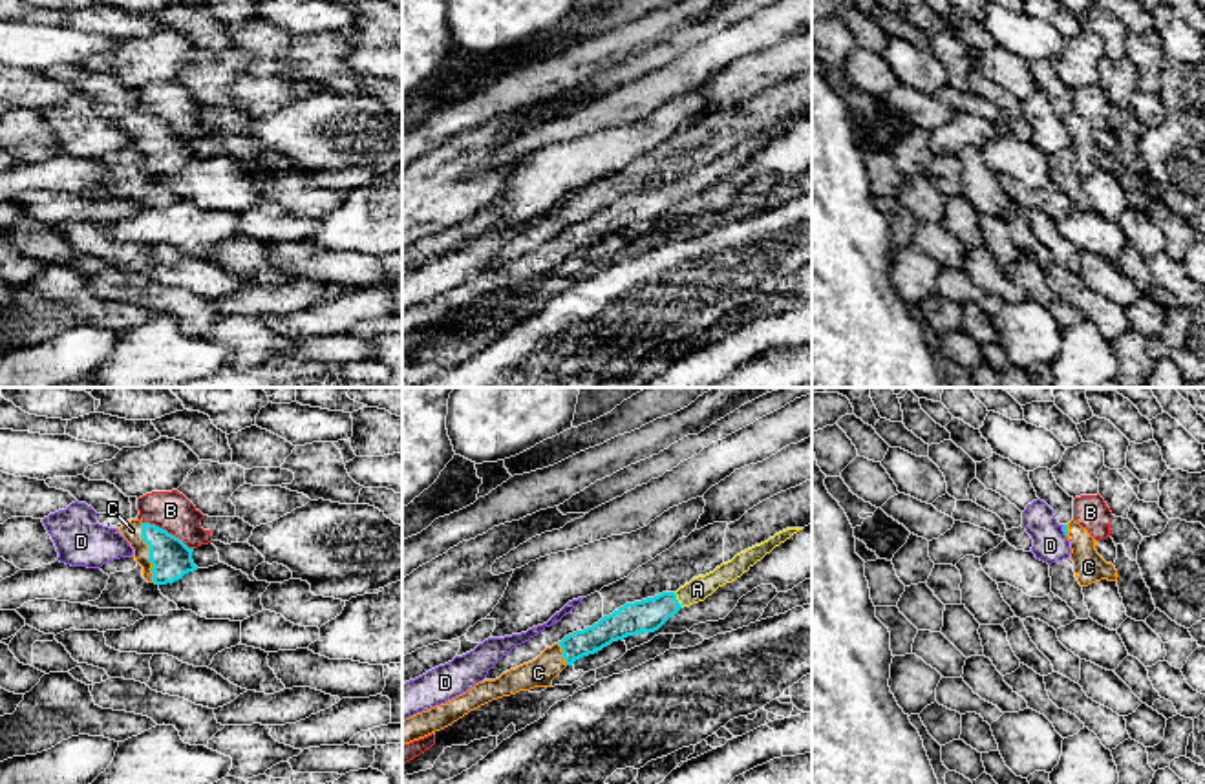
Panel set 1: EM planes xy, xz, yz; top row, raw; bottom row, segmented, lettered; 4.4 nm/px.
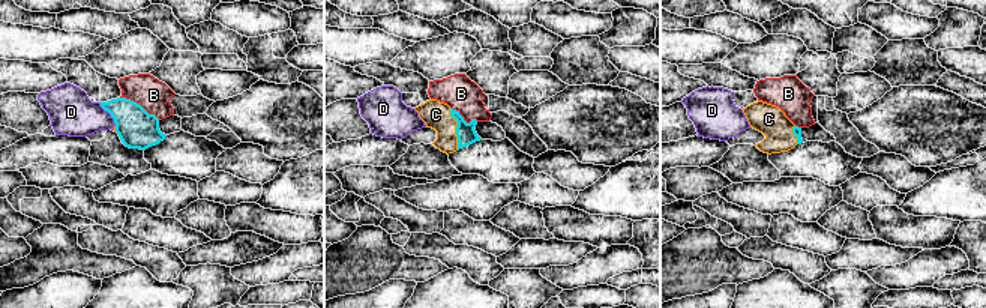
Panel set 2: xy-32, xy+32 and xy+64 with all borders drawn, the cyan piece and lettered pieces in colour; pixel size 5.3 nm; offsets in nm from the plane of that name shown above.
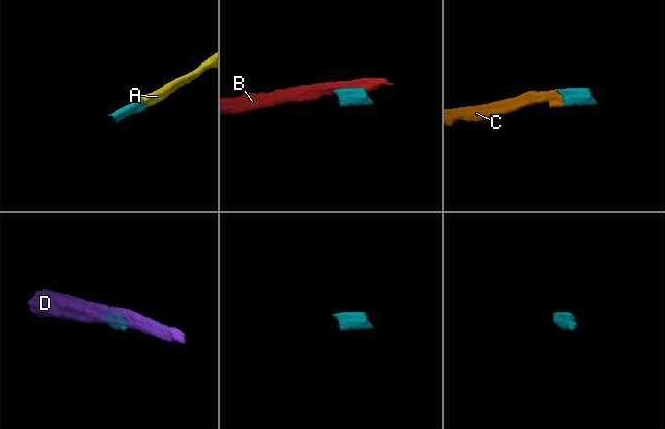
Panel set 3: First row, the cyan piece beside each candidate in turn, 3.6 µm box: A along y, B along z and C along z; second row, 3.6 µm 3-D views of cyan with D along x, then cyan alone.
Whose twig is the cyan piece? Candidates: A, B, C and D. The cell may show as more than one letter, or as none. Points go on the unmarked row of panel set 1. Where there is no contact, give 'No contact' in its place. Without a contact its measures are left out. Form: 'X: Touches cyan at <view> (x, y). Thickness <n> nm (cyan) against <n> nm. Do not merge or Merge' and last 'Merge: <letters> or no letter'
A: Touches cyan at xz (677, 190). Thickness 150 nm (cyan) against 100 nm. Merge
B: Touches cyan at xy (167, 123). Thickness 180 nm (cyan) against 180 nm. Do not merge
C: Touches cyan at xy (150, 143). Thickness 180 nm (cyan) against 90 nm. Merge
D: Touches cyan at yz (1063, 121). Thickness 30 nm (cyan) against 160 nm. Do not merge
Merge: A, C

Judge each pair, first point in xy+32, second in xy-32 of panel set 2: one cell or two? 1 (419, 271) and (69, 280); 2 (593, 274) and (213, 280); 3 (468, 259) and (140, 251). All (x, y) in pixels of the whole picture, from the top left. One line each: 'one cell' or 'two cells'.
1: two cells
2: two cells
3: one cell

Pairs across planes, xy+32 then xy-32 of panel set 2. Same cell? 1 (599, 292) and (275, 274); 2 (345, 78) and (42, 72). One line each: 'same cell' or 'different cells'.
1: different cells
2: same cell

